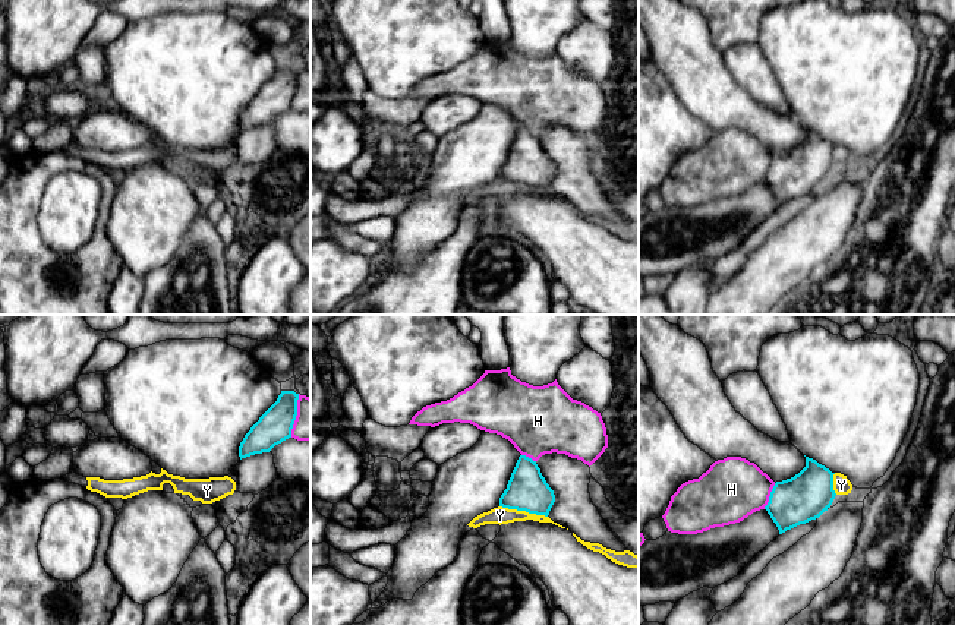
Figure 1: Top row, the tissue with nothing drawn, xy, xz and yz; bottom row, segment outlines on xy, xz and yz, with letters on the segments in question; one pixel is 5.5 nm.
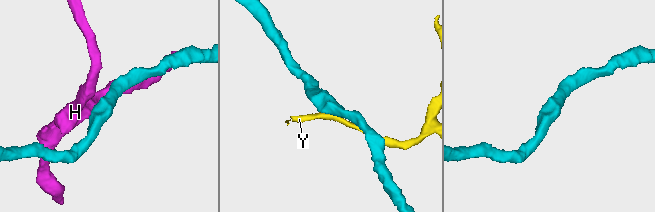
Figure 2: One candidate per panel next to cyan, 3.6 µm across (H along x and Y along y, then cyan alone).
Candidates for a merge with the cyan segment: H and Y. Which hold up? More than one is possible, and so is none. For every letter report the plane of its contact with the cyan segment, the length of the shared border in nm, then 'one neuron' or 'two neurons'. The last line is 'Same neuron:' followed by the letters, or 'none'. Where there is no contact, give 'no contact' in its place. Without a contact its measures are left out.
H: yz | 160 nm | two neurons
Y: xz | 280 nm | two neurons
Same neuron: none

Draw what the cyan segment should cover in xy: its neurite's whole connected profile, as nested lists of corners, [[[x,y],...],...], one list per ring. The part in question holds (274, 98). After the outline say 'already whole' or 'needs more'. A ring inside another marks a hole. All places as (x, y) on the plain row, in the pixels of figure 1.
[[[281,63],[277,73],[259,89],[240,114],[240,132],[270,124],[275,117],[291,110],[297,88],[297,72],[299,66],[294,63]]] | already whole

